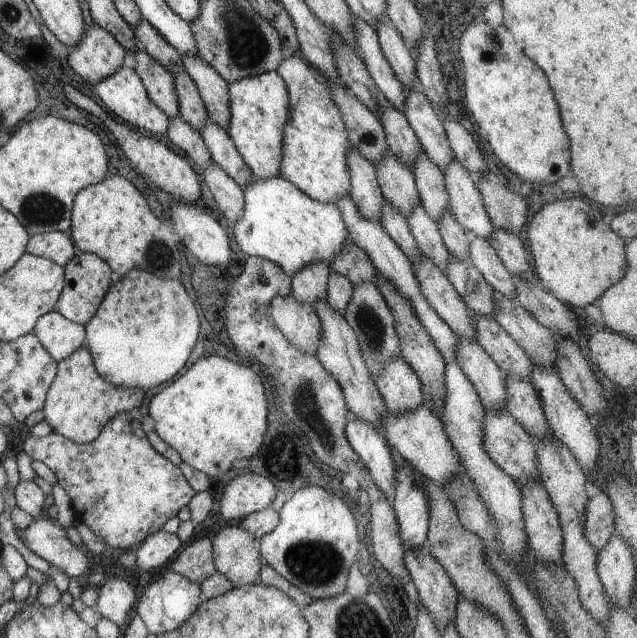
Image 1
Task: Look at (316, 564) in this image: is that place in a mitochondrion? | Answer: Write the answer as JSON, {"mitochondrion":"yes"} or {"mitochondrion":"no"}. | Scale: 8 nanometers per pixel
{"mitochondrion":"yes"}

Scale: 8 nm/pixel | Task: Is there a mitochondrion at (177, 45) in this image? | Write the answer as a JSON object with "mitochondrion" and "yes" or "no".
{"mitochondrion":"no"}

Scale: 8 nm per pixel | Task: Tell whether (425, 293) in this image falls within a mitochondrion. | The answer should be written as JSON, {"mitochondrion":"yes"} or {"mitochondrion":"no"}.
{"mitochondrion":"no"}

